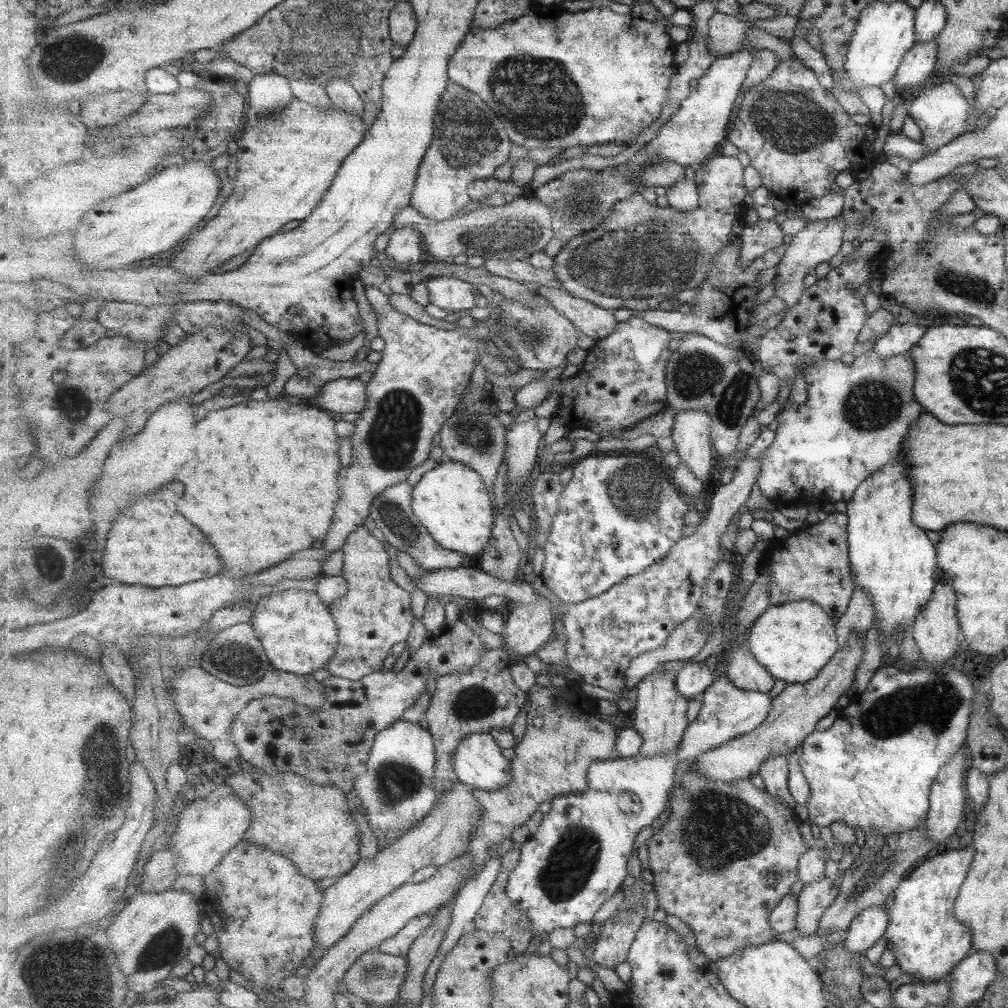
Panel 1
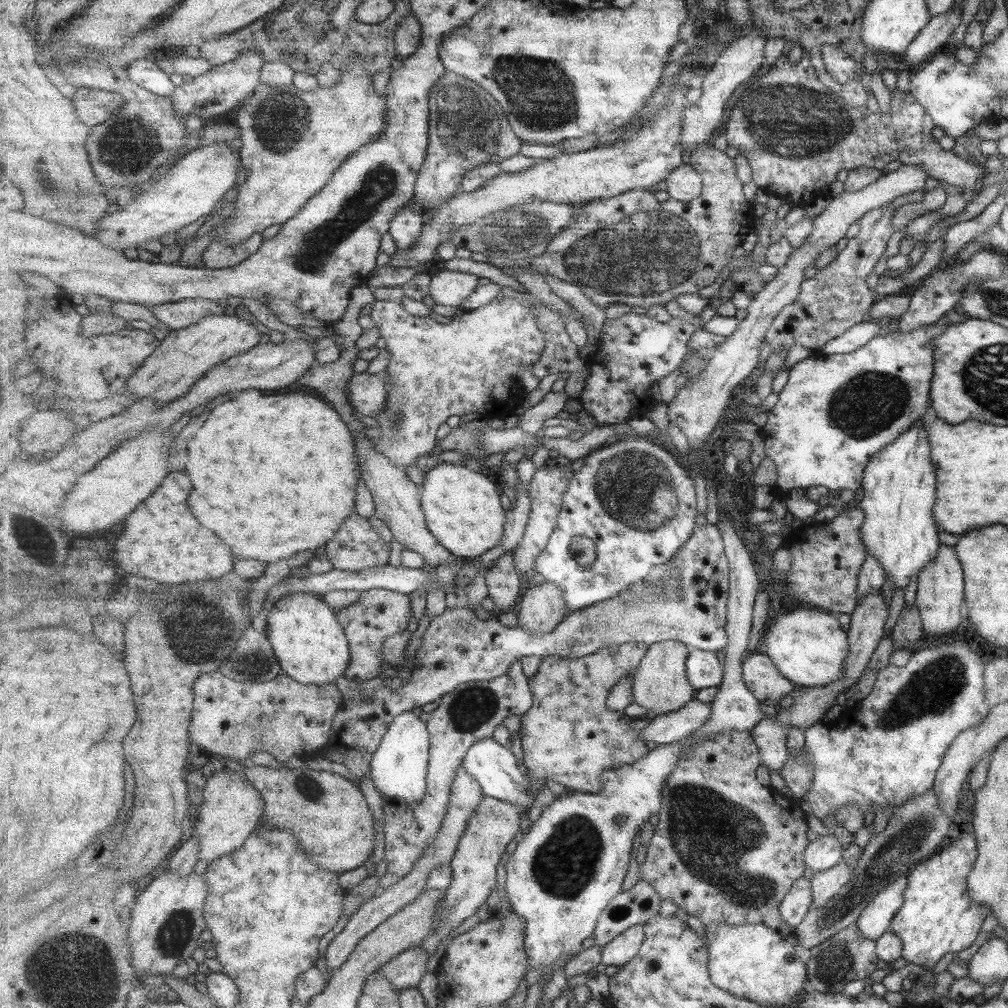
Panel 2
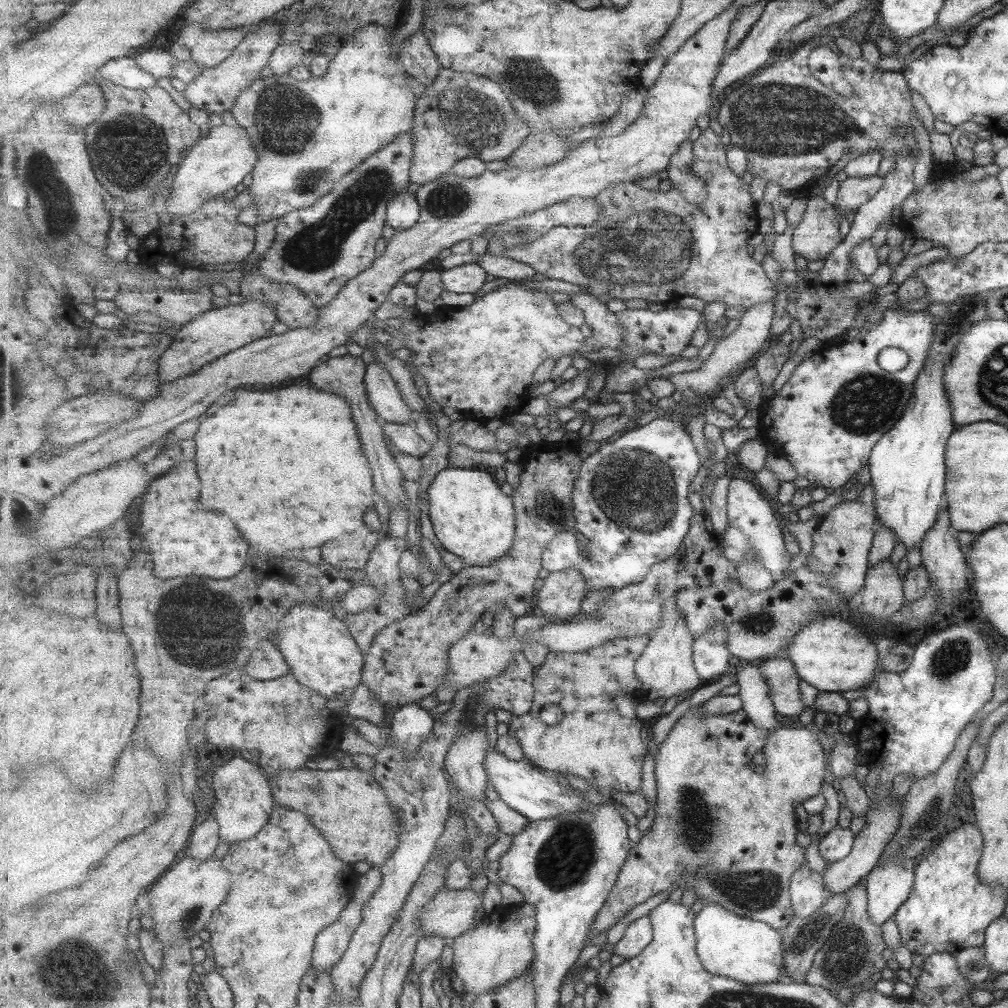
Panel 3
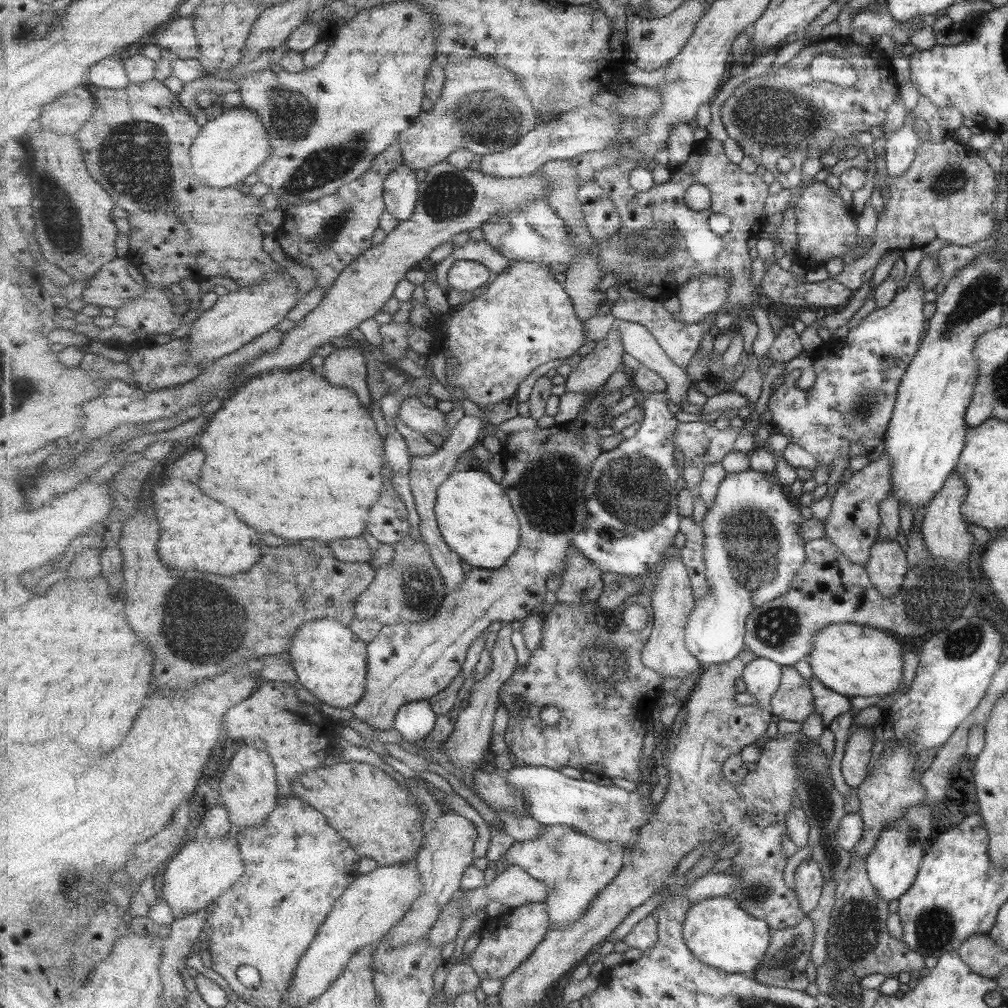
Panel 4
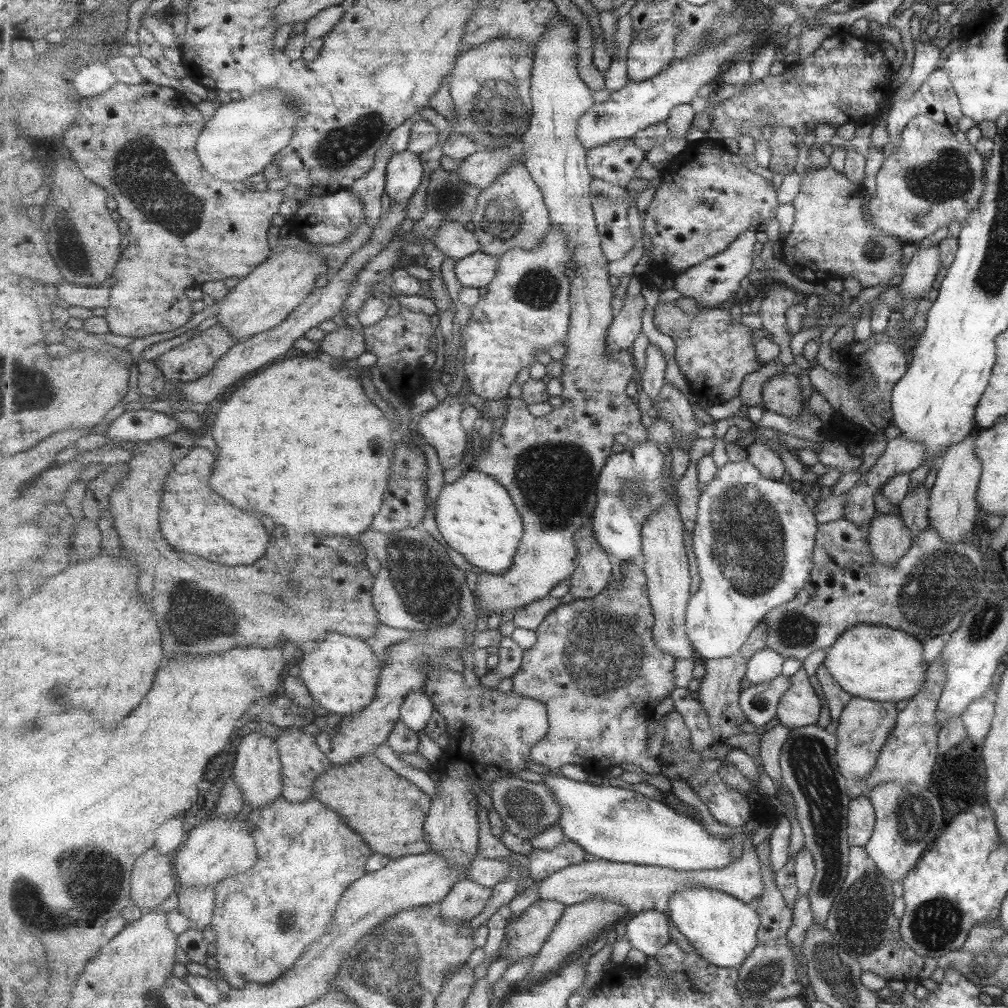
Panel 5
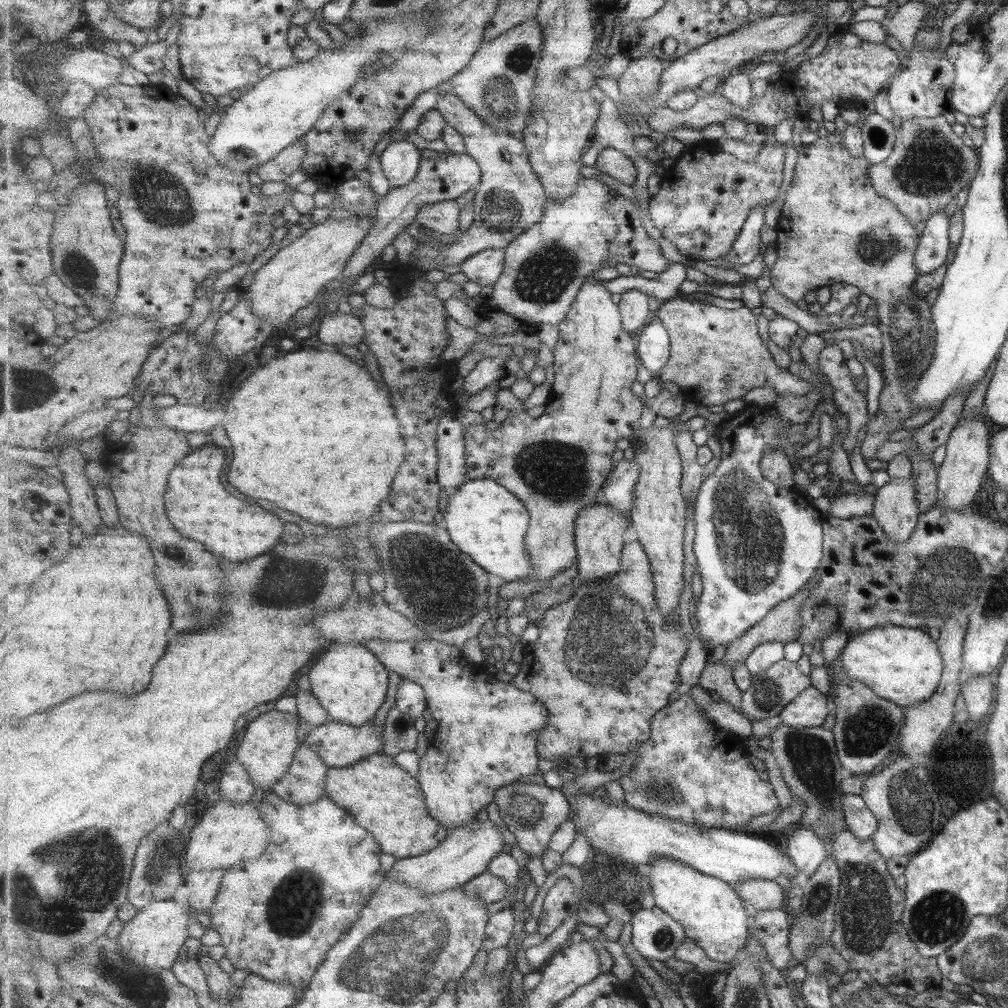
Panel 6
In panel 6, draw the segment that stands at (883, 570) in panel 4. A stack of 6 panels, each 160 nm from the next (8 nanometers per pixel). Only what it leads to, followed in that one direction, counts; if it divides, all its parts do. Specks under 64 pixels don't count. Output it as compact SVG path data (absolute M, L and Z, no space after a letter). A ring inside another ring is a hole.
M911 476L889 479L874 494L870 516L887 540L901 544L910 538L917 521L916 480Z

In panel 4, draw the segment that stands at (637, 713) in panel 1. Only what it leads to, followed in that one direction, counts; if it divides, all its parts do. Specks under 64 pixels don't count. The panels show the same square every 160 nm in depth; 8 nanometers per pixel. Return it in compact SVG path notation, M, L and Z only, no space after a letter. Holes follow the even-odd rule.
M671 546L669 550L665 550L660 560L661 571L656 574L657 590L652 592L654 632L643 651L642 659L649 668L662 674L664 680L671 677L685 678L699 668L705 669L702 662L686 646L687 621L695 608L697 598L687 566L683 562L677 546Z

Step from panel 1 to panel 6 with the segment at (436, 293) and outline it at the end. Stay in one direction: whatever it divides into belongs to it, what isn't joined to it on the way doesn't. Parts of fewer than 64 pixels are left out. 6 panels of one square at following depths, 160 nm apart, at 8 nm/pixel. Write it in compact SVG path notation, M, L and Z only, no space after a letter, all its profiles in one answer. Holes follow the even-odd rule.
M487 249L471 256L461 264L469 282L480 286L494 285L506 270L506 249Z

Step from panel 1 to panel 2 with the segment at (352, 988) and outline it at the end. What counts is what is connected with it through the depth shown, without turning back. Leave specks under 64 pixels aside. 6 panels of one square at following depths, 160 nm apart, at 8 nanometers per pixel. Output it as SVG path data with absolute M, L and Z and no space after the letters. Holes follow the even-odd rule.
M414 947L392 958L391 962L384 964L380 970L382 975L391 980L395 992L402 993L407 988L420 987L429 964L429 954L421 947Z

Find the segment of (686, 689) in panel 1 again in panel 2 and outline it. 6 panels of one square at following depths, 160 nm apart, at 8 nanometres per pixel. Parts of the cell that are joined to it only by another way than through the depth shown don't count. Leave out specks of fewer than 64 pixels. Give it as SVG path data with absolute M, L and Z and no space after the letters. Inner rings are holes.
M692 650L687 661L688 675L696 690L719 687L724 681L724 664L712 651Z

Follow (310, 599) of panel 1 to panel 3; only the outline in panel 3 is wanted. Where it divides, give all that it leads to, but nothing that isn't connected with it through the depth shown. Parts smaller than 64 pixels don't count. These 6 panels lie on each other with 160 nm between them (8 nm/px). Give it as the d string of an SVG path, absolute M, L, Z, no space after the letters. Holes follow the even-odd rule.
M315 603L298 604L280 622L276 643L298 681L331 700L351 700L362 683L366 656L345 620L339 620L331 609L321 608Z

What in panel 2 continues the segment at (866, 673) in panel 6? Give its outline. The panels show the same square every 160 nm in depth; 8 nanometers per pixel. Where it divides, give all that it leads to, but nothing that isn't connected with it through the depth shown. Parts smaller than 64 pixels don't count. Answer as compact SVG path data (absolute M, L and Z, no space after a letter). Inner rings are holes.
M801 608L771 616L774 624L761 639L760 650L774 660L789 680L798 686L815 688L842 678L849 644L845 632L839 628L839 622L831 618L830 613Z

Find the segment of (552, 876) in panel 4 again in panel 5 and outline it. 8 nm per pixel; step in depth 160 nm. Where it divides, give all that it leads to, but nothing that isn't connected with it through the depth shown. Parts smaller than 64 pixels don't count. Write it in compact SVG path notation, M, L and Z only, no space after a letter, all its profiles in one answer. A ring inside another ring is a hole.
M573 840L562 842L553 850L539 850L533 848L529 856L529 876L531 880L543 881L554 872L559 872L562 868L582 863L592 859L587 855L586 850Z

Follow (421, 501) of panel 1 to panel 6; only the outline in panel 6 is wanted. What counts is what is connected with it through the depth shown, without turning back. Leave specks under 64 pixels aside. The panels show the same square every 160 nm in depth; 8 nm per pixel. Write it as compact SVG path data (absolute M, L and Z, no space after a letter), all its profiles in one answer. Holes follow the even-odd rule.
M491 479L467 480L459 489L450 493L450 500L443 515L443 524L451 540L463 548L476 564L491 574L497 574L501 582L525 581L535 575L527 557L525 540L529 532L527 506L502 484Z

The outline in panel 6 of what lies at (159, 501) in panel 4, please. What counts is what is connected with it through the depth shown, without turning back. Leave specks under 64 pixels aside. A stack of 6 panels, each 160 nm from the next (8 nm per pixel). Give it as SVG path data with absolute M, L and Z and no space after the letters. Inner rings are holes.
M209 444L205 448L194 450L189 456L179 461L177 467L171 473L168 489L166 492L167 516L171 512L171 520L175 520L175 526L191 536L193 540L203 542L209 550L213 550L219 557L233 562L243 562L247 558L255 558L255 554L265 554L267 550L271 550L273 546L277 546L281 542L285 524L277 514L271 514L255 504L249 504L237 496L233 496L225 484L223 484L223 470L227 464L227 452L223 448L217 448L215 444Z

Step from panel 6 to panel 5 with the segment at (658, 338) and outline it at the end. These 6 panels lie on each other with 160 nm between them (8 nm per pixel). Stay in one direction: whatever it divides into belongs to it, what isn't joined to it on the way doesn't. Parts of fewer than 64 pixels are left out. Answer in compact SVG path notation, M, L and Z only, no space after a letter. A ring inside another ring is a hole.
M649 343L645 350L646 368L641 374L640 388L656 401L661 389L666 385L665 370L667 370L667 358L663 350L657 344Z

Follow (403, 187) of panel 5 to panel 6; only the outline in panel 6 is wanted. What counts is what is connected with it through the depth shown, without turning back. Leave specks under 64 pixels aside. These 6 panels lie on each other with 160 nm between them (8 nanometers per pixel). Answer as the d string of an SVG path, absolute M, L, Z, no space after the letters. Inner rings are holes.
M400 140L390 143L381 153L384 174L393 188L415 180L421 166L421 151L414 143Z

